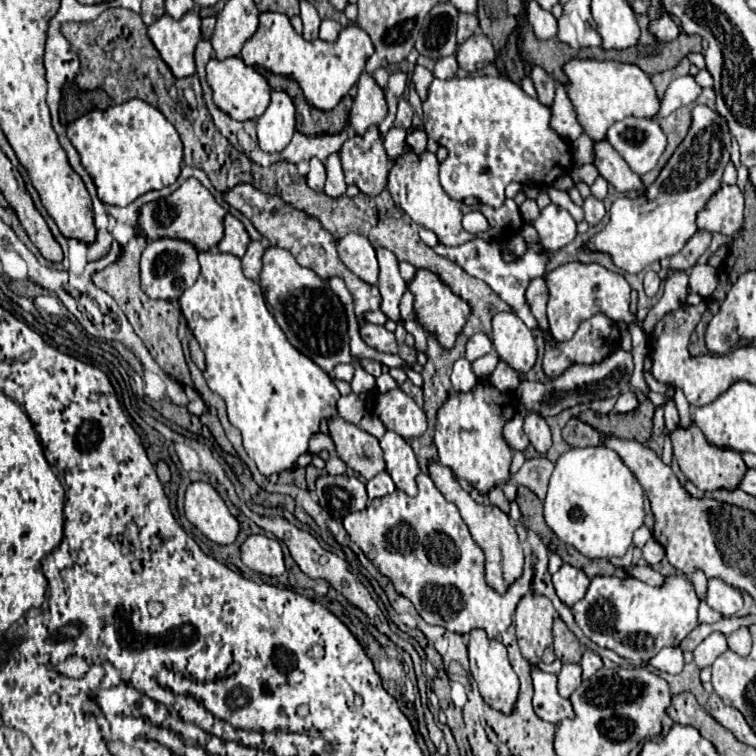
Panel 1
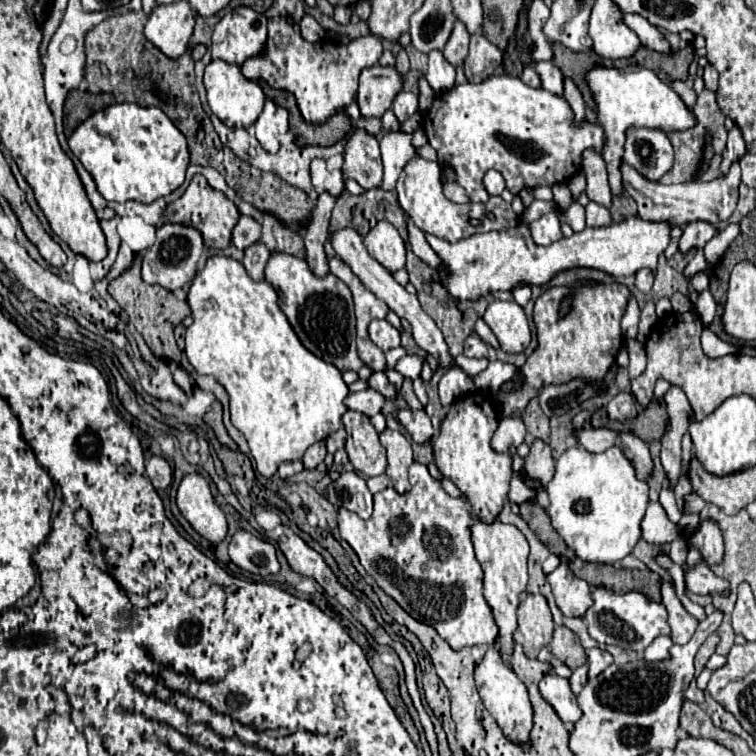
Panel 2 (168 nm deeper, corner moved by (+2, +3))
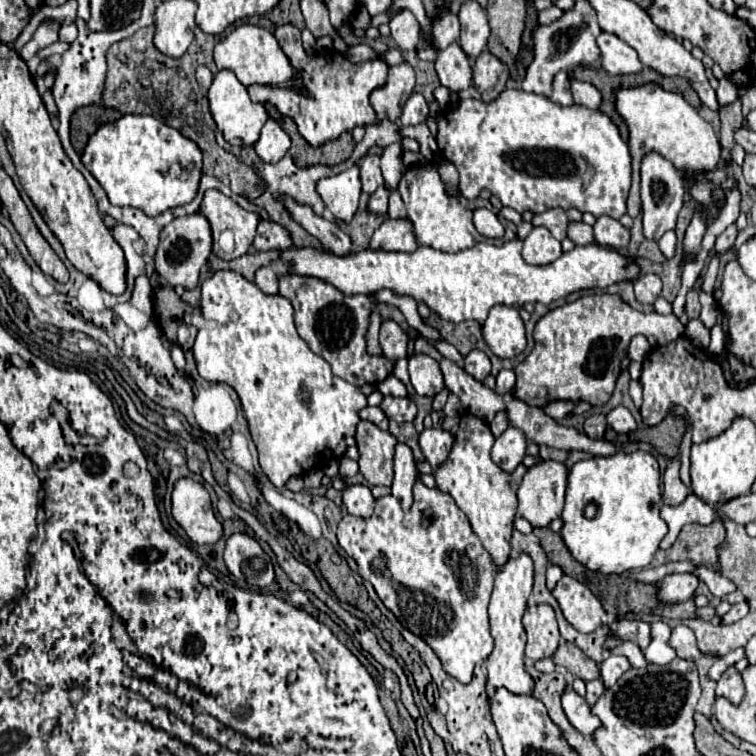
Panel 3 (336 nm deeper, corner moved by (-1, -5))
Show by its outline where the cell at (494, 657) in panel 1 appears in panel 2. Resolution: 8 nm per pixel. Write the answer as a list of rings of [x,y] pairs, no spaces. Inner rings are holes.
[[[492,646],[484,660],[476,666],[476,686],[480,692],[480,698],[486,706],[486,710],[492,714],[492,718],[502,728],[504,736],[514,744],[528,744],[530,742],[530,730],[534,724],[534,710],[528,698],[528,690],[522,684],[522,680],[510,670],[510,666],[502,660],[500,652]]]

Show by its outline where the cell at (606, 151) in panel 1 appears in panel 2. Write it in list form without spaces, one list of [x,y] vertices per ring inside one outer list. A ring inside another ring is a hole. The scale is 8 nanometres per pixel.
[[[734,162],[726,178],[716,178],[712,182],[686,182],[686,184],[672,184],[672,186],[664,186],[660,182],[654,184],[628,164],[622,164],[622,178],[624,178],[624,190],[636,200],[638,216],[642,220],[670,222],[678,226],[684,226],[694,220],[718,224],[722,220],[728,220],[736,208],[738,186],[740,186],[740,164]]]

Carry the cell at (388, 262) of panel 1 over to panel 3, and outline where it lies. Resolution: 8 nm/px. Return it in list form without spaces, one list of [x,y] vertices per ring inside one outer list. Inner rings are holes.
[[[387,218],[375,232],[371,238],[371,248],[373,250],[415,250],[417,242],[415,242],[415,234],[413,234],[413,226],[409,220],[393,220]]]

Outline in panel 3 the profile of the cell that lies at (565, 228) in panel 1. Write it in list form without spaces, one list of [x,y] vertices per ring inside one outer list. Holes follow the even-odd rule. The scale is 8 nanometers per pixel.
[[[537,226],[531,230],[531,234],[523,242],[523,258],[529,264],[551,264],[563,254],[561,242],[553,238],[553,234],[545,226]]]

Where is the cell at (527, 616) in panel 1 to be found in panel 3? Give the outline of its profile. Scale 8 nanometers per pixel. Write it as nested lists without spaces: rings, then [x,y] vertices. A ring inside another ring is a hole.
[[[549,604],[529,606],[523,616],[523,626],[527,632],[525,654],[533,662],[553,656],[559,644],[559,628],[553,608]]]

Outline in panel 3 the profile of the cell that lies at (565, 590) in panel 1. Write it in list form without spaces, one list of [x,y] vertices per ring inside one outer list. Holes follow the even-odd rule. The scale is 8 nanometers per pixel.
[[[563,576],[553,588],[565,620],[579,632],[593,632],[605,622],[605,610],[593,592],[571,576]]]

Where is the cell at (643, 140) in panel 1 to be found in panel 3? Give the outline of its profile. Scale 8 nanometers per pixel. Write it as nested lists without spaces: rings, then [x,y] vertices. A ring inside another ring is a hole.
[[[647,152],[641,160],[641,200],[643,200],[643,234],[659,240],[667,230],[675,228],[677,214],[683,206],[683,178],[673,162],[657,152]]]

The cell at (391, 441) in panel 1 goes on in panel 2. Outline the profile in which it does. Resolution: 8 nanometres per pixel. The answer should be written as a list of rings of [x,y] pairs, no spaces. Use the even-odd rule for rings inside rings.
[[[386,428],[380,434],[380,442],[388,452],[388,478],[392,488],[398,494],[406,494],[410,490],[410,482],[408,482],[408,466],[414,462],[412,460],[412,446],[408,442],[408,438],[398,432],[398,430],[390,430]]]

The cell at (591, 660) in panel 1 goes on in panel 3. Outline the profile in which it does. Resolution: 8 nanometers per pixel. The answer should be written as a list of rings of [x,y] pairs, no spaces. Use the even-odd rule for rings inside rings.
[[[609,656],[607,660],[603,660],[599,664],[599,670],[601,670],[601,680],[605,684],[605,688],[613,686],[627,670],[629,670],[629,660],[625,656]]]

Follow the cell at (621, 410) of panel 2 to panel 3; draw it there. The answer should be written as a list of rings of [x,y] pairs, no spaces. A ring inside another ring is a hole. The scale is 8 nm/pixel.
[[[617,406],[607,414],[607,424],[615,432],[633,432],[637,428],[633,414],[625,406]]]

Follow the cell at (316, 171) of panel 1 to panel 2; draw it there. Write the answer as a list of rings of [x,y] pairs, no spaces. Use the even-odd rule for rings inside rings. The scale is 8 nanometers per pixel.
[[[320,158],[312,162],[310,176],[312,176],[312,186],[318,194],[328,192],[328,194],[334,194],[334,198],[338,198],[344,192],[346,180],[342,176],[342,170],[328,170],[326,162]]]

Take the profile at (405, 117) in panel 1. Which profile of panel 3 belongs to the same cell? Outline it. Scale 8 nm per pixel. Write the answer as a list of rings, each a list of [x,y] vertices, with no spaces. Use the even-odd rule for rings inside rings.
[[[411,94],[403,106],[403,114],[399,120],[403,126],[417,126],[425,122],[427,114],[429,114],[429,104],[425,102],[425,98],[421,94]]]

